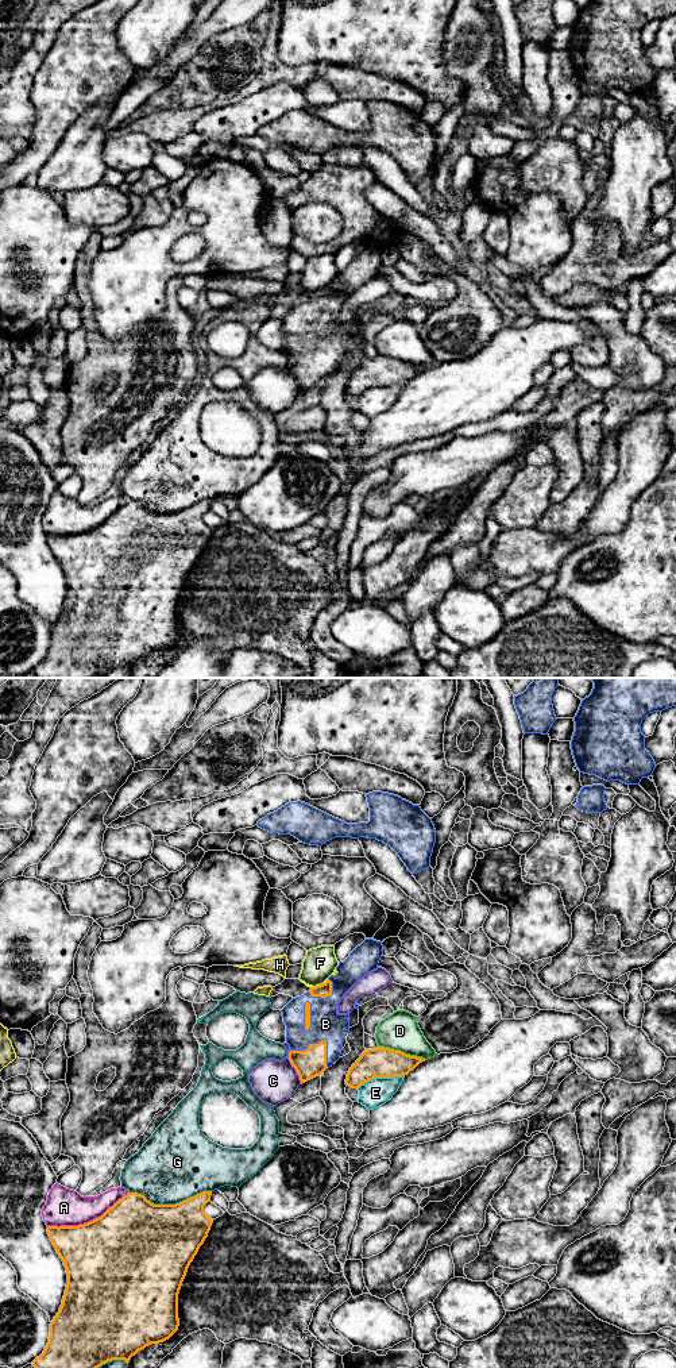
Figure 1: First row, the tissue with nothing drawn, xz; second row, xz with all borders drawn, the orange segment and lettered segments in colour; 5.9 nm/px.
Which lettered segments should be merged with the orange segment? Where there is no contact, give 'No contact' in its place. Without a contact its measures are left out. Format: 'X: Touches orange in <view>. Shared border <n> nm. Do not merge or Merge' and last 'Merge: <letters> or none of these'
A: Touches orange in xz. Shared border 550 nm. Do not merge
B: Touches orange in xz. Shared border 260 nm. Merge
C: Touches orange in xz. Shared border 220 nm. Do not merge
D: Touches orange in xz. Shared border 300 nm. Do not merge
E: Touches orange in xz. Shared border 300 nm. Do not merge
F: Touches orange in xz. Shared border 70 nm. Do not merge
G: Touches orange in xz. Shared border 500 nm. Do not merge
H: Touches orange in xz. Shared border 40 nm. Do not merge
Merge: B

